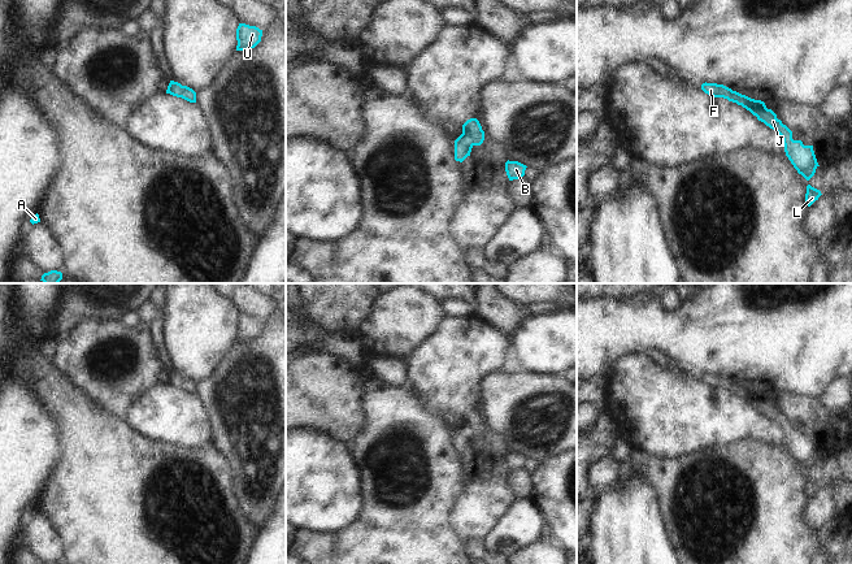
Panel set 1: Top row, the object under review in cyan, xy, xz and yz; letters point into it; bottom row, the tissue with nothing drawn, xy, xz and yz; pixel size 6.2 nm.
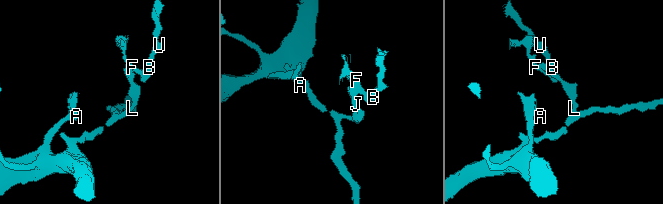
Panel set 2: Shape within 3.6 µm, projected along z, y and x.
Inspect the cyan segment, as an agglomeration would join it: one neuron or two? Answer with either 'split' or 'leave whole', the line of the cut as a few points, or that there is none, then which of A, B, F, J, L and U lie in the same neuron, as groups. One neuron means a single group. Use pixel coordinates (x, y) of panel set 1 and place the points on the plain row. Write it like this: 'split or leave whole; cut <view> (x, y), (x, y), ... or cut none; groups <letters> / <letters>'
split; cut xz (463, 422), (474, 435); groups A J L / B F U

